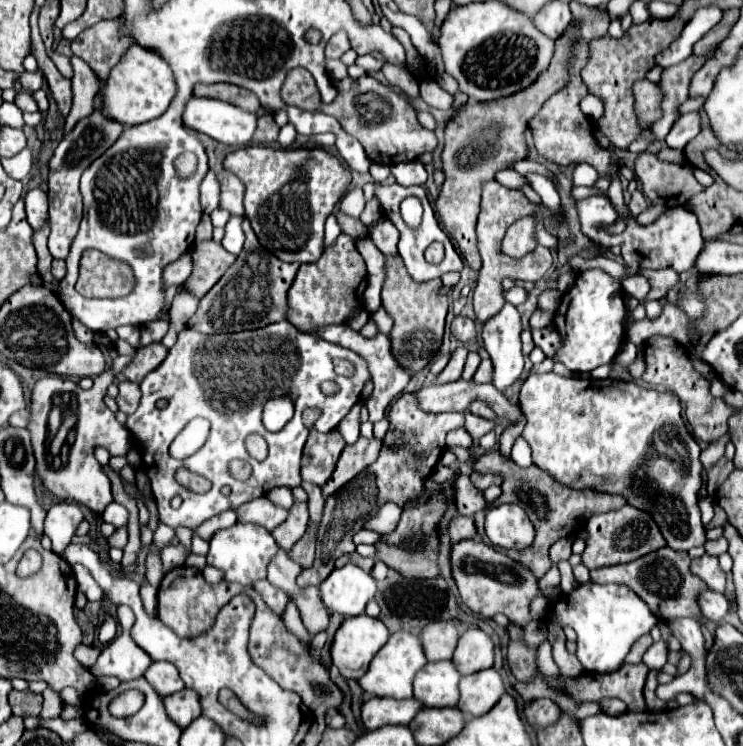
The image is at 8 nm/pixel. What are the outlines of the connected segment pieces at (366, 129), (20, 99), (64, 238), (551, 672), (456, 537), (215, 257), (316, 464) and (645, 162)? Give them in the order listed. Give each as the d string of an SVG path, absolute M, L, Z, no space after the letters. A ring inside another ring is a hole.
M371 76L363 78L343 78L337 82L337 98L323 106L321 110L325 114L331 114L339 120L339 124L353 136L357 138L371 162L383 162L383 164L393 164L395 156L397 162L403 160L415 160L423 152L433 152L437 146L437 138L433 132L423 128L417 122L417 112L409 104L409 100L401 94L395 94L391 88L379 84Z
M21 90L21 92L17 94L17 98L15 98L15 104L17 104L23 112L37 112L37 102L33 100L31 92Z
M99 106L95 114L83 118L77 122L77 126L67 134L59 146L55 148L53 156L49 162L48 176L48 201L49 201L49 250L53 258L65 260L69 254L69 246L79 230L79 222L83 216L83 202L81 202L81 192L79 192L79 178L85 172L85 168L91 166L93 160L97 160L107 148L115 144L119 134L123 132L123 126L119 122L103 118Z
M545 640L545 642L537 648L537 666L539 666L539 672L547 672L547 678L557 678L557 676L561 676L557 664L553 662L551 642L549 642L549 640Z
M453 516L449 520L447 530L449 530L449 536L453 542L459 542L463 538L475 538L475 534L477 534L473 518L469 518L469 516Z
M213 240L193 244L191 256L193 256L193 272L181 284L181 288L191 292L197 298L199 298L199 292L211 290L211 286L225 274L231 262L235 262L235 254L229 254L221 244ZM199 248L205 248L201 256L199 256Z
M339 428L319 434L311 430L307 444L303 448L303 458L301 458L301 478L305 482L323 486L329 476L335 470L335 464L345 448L345 440L339 434Z
M641 152L637 156L635 174L651 204L657 204L661 198L683 198L685 204L691 194L697 194L701 188L705 188L695 180L687 166L663 162L651 152Z

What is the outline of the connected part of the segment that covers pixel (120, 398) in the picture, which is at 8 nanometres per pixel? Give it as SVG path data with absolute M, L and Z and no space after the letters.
M121 380L119 382L119 394L117 394L115 402L117 402L117 406L119 406L121 412L125 412L125 414L135 412L137 406L139 406L139 398L141 398L139 384L129 382L129 380Z

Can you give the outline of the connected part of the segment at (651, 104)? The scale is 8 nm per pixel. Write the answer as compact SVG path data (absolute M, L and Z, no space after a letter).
M637 80L633 84L633 92L637 124L641 124L641 128L651 128L651 122L657 122L663 116L659 86L649 80Z

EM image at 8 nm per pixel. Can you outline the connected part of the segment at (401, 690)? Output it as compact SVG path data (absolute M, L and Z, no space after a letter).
M395 632L389 636L387 644L375 654L375 658L369 664L369 670L359 680L359 686L367 694L375 694L375 696L411 698L413 696L413 678L425 664L427 664L427 658L423 654L419 638L409 632Z

